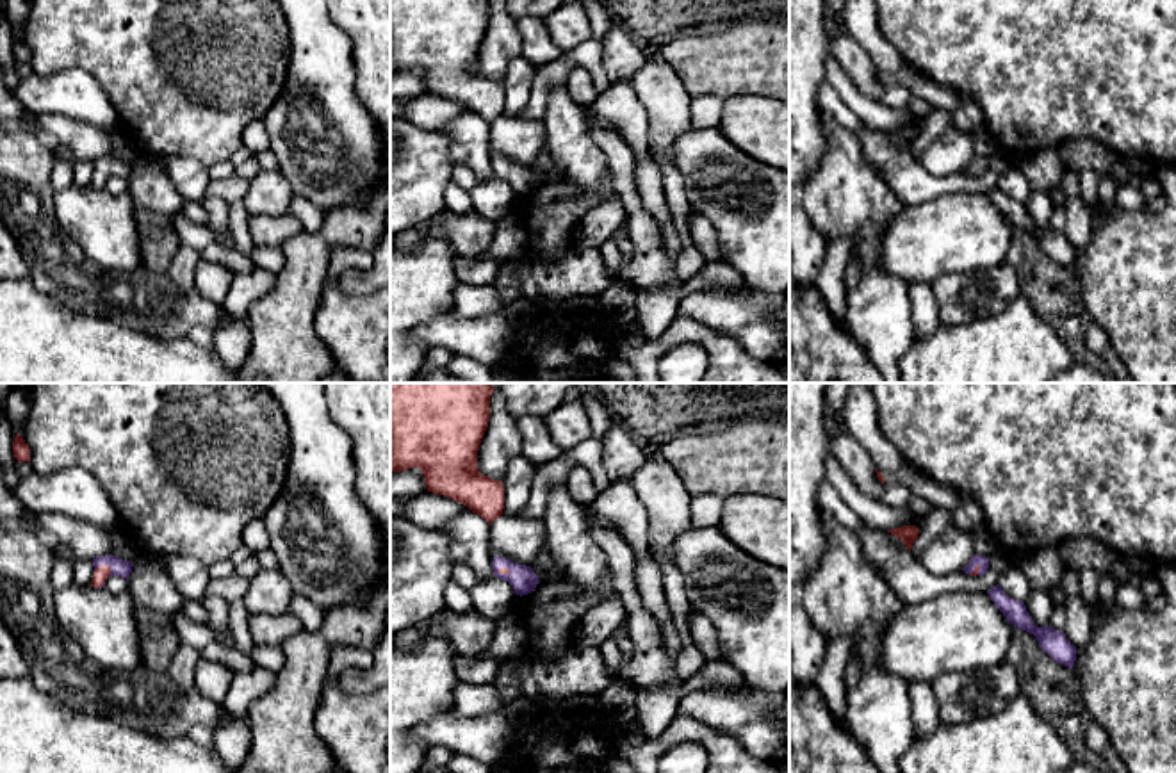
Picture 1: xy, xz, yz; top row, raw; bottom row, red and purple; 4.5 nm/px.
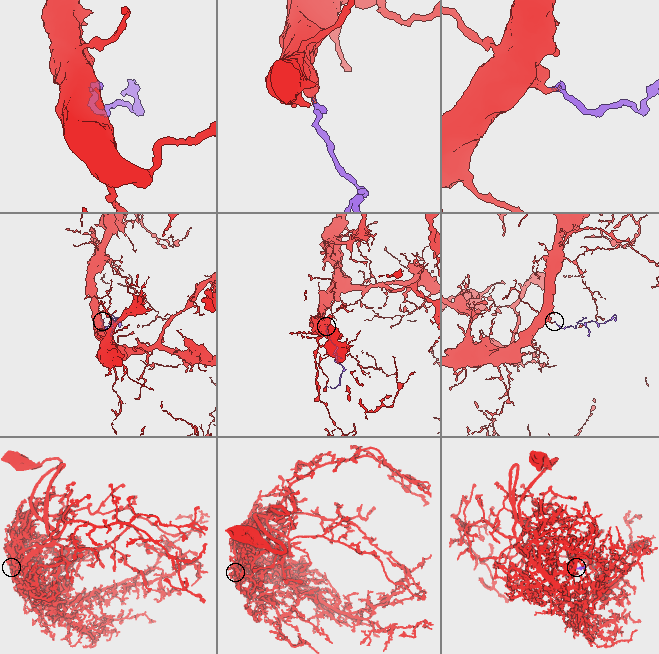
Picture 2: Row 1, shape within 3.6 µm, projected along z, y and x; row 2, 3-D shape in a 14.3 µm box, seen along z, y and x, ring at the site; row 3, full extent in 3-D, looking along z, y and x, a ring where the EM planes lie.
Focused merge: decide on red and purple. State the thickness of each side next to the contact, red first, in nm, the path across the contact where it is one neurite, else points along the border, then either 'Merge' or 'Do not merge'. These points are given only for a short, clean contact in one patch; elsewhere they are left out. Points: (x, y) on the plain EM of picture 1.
Thickness 70 nm (red) against 80 nm. Path across: xy (102, 173), (102, 166), (118, 168). Merge

